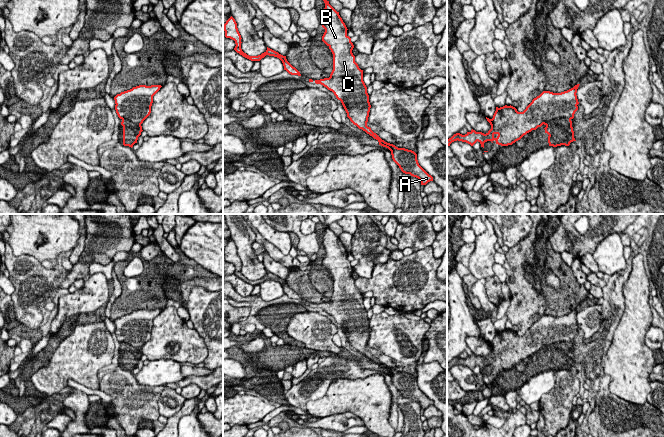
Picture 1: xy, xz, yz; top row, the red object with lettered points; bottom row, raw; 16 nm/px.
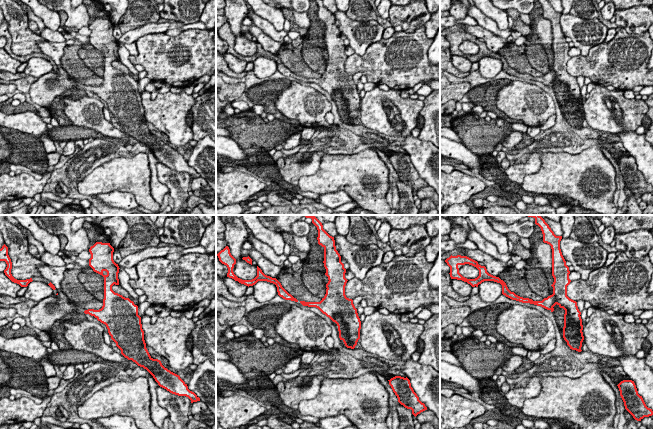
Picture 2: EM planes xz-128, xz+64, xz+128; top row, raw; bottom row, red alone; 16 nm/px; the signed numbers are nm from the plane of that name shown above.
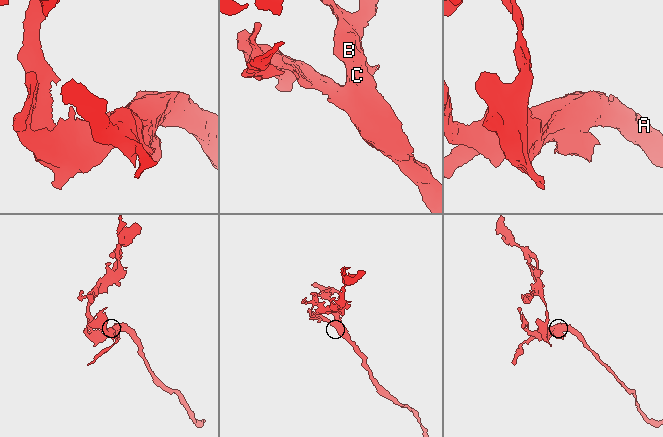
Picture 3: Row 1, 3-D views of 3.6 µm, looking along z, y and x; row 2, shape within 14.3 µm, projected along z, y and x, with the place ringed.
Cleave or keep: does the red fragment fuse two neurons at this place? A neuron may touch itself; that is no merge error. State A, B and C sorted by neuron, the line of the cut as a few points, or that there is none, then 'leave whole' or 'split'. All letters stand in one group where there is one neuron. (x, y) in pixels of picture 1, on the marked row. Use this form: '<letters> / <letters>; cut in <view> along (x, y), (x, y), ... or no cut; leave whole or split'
A B / C; cut in yz along (570, 119), (553, 118), (548, 124), (544, 124); split

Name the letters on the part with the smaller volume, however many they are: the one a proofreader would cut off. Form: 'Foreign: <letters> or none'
Foreign: C

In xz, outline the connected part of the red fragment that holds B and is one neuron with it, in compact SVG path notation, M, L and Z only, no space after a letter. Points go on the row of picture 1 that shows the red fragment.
M323 1L325 8L321 22L325 32L322 41L334 55L335 64L329 78L314 82L334 93L354 125L376 139L379 145L391 151L393 161L403 173L418 178L421 185L433 181L433 177L419 165L414 151L385 142L367 126L371 105L367 87L363 81L363 70L355 62L355 56L352 53L354 45L347 35L348 29L339 12L329 4L329 1Z

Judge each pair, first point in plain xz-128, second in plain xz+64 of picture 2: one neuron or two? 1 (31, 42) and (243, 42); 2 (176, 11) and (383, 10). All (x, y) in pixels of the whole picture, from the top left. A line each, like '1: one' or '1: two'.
1: one
2: two

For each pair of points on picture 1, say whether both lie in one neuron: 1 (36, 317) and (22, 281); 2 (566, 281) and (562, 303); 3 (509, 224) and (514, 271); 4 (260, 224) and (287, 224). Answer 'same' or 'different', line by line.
1: same
2: same
3: different
4: different

